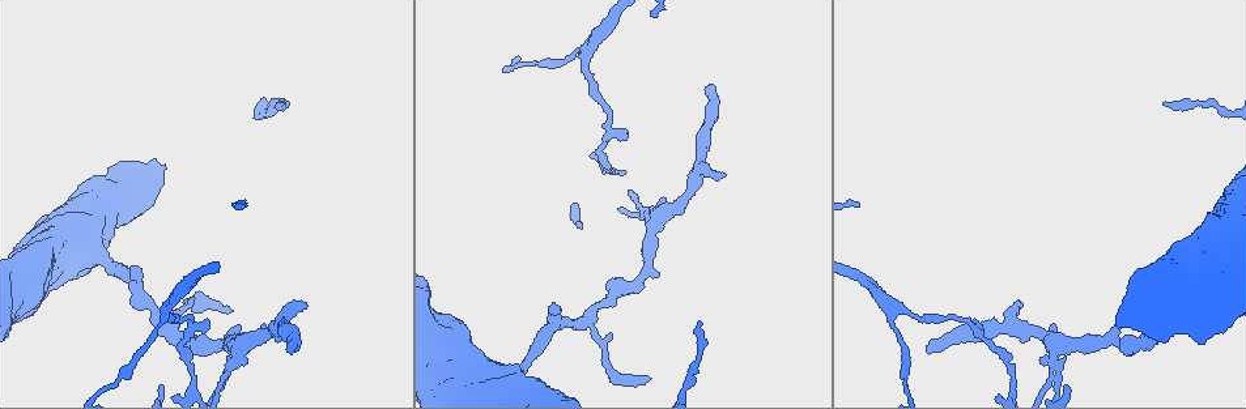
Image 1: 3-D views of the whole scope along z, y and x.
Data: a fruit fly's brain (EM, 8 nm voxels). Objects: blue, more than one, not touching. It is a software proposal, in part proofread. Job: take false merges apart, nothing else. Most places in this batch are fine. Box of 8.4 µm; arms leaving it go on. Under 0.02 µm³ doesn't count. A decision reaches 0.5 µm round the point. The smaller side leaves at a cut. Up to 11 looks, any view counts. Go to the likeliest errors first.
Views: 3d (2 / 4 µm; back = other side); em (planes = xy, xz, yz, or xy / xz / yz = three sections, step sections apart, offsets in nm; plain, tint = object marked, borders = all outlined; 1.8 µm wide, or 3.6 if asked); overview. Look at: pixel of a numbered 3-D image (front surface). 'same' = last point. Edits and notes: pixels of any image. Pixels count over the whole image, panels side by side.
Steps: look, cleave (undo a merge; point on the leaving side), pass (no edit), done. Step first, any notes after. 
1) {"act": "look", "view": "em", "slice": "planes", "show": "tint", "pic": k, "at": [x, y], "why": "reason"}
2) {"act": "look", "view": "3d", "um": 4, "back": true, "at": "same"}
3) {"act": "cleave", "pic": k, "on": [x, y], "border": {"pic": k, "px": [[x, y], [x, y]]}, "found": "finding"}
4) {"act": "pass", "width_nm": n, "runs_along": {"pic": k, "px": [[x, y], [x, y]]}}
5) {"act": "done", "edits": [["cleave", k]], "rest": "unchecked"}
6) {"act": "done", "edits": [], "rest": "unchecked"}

{"act": "look", "view": "em", "slice": "xz", "step": 8, "show": "tint", "pic": 1, "at": [894, 307], "why": "branch point"}

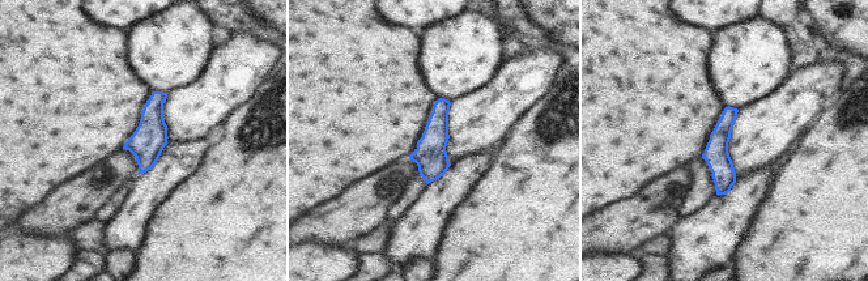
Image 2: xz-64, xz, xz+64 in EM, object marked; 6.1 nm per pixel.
{"act": "pass", "found": "all the same neuron"}

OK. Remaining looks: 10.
{"act": "look", "view": "3d", "um": 2, "pic": 1, "at": [579, 327], "why": "three-way junction"}

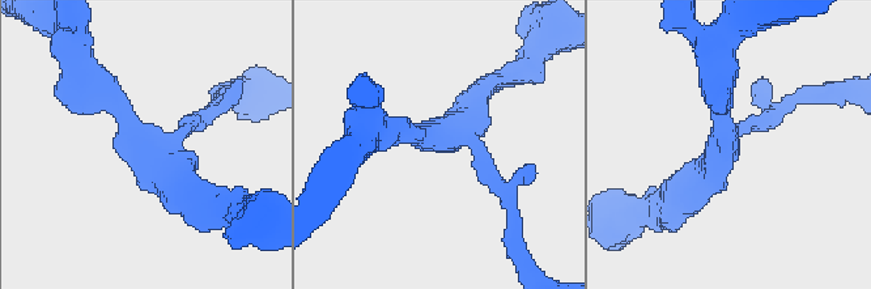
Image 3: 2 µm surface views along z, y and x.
{"act": "look", "view": "em", "slice": "planes", "show": "tint", "pic": 3, "at": [723, 148], "arms": 3, "why": "shape alone is not enough"}

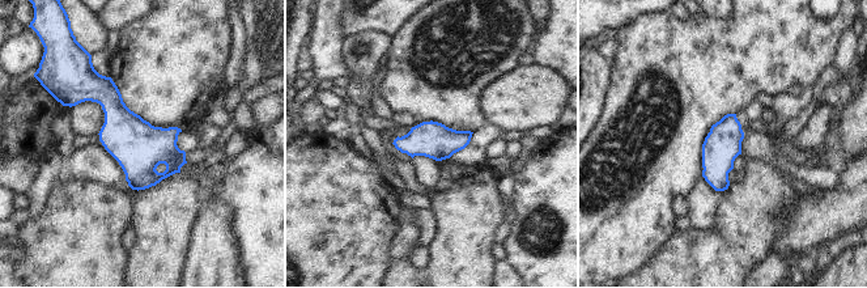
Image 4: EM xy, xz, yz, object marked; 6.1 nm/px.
{"act": "pass", "found": "one neuron here"}

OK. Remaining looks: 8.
{"act": "look", "view": "em", "um": 3.6, "slice": "xz", "step": 8, "show": "tint", "pic": 1, "at": [467, 382], "why": "closes a loop"}

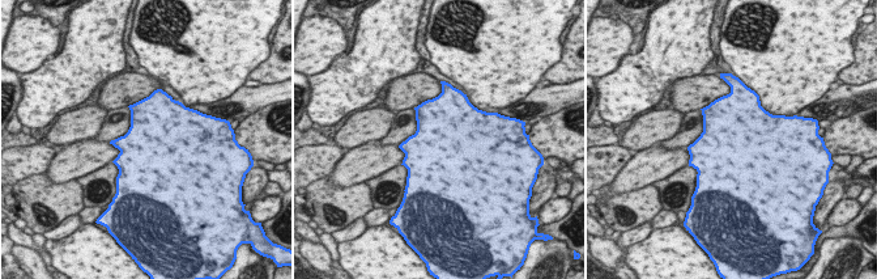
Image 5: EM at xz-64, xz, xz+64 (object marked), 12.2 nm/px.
{"act": "look", "view": "em", "um": 3.6, "slice": "yz", "step": 16, "show": "borders", "at": "same", "why": "cut it another way"}

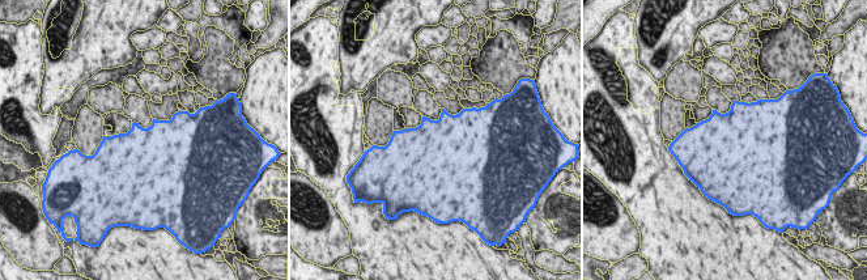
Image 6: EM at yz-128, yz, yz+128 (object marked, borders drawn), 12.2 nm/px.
{"act": "pass", "found": "continuous, no second neuron"}

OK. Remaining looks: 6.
{"act": "look", "view": "em", "um": 3.6, "slice": "planes", "show": "tint", "pic": 1, "at": [1013, 326], "why": "branch point"}

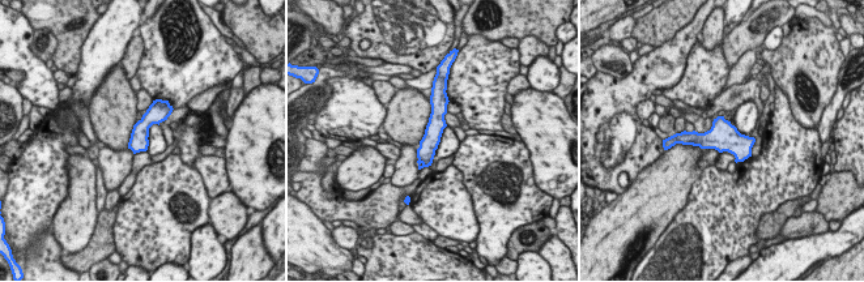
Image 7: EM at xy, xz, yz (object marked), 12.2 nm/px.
{"act": "pass", "width_nm": 220, "runs_along": {"pic": 7, "px": [[434, 98], [437, 124], [421, 163]]}, "found": "all the same neuron"}

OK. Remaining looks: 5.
{"act": "done", "edits": [], "rest": "unchecked"}

